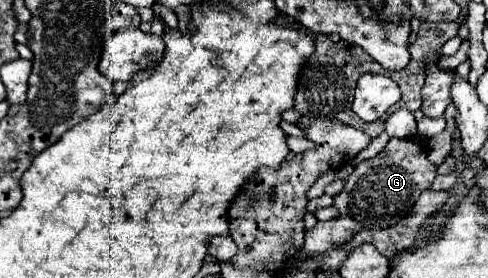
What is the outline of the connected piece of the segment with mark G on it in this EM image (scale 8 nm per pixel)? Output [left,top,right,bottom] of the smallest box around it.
[305,138,435,254]

